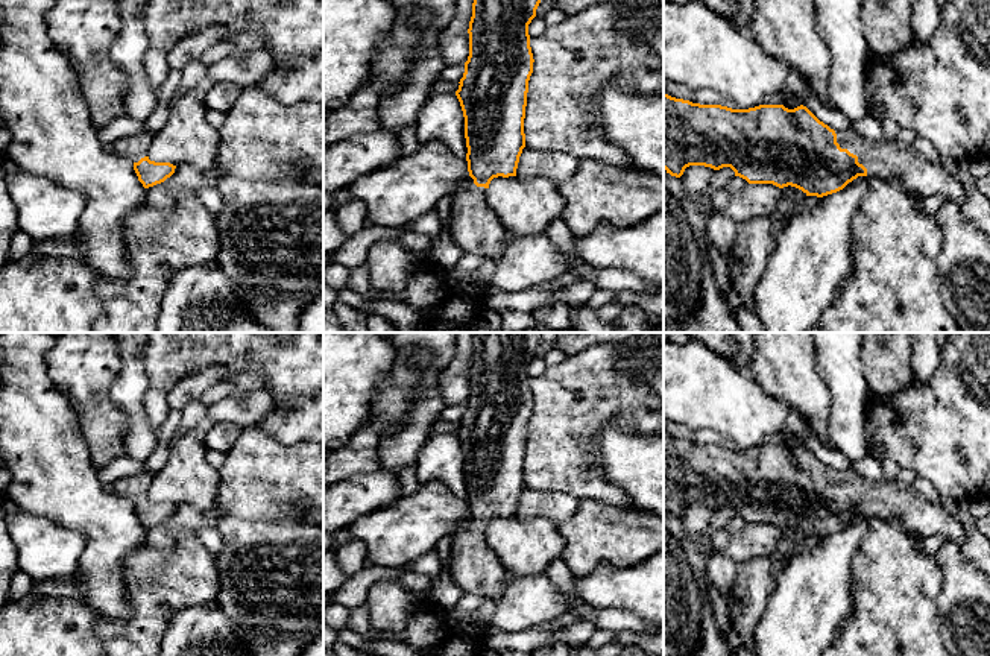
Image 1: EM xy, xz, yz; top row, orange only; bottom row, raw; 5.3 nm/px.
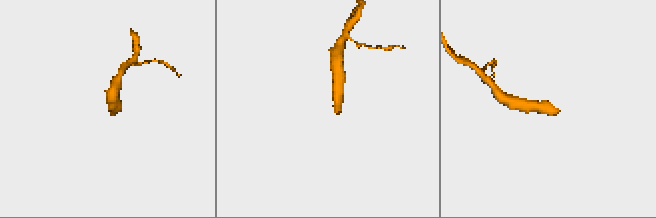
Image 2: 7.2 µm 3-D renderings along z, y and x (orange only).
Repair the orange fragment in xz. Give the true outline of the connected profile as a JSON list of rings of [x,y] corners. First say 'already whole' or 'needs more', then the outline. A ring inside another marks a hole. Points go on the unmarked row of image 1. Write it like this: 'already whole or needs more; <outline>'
needs more; [[[475,333],[469,396],[456,436],[465,457],[468,519],[452,536],[449,572],[465,592],[493,595],[506,569],[487,542],[493,518],[516,516],[533,413],[528,364],[541,333]]]

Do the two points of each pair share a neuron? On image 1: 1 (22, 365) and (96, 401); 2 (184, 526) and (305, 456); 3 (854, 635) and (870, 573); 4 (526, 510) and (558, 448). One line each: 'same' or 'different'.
1: different
2: different
3: same
4: different

